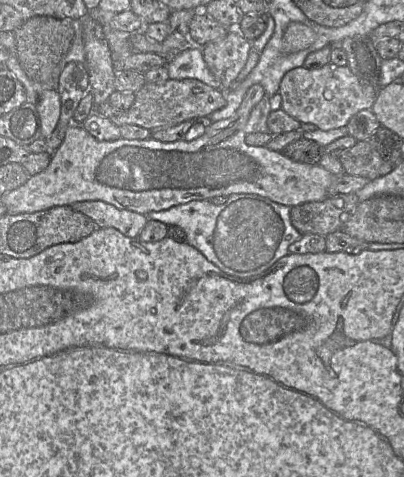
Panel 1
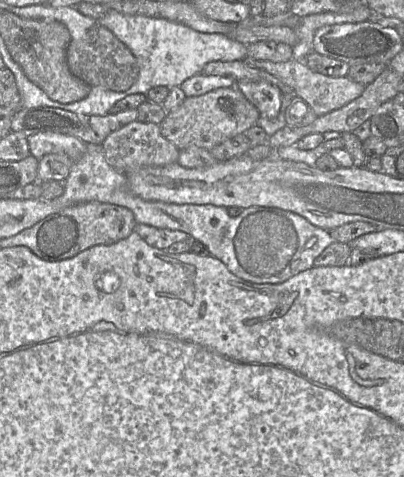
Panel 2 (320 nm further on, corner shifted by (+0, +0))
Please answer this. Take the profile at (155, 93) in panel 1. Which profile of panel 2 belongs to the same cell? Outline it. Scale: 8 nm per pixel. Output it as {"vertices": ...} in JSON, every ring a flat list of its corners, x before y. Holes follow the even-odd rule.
{"vertices":[[233,86,186,97,180,106,167,113,159,125,161,134,179,149,197,146,209,151,225,140,257,126,259,117,259,110]]}

